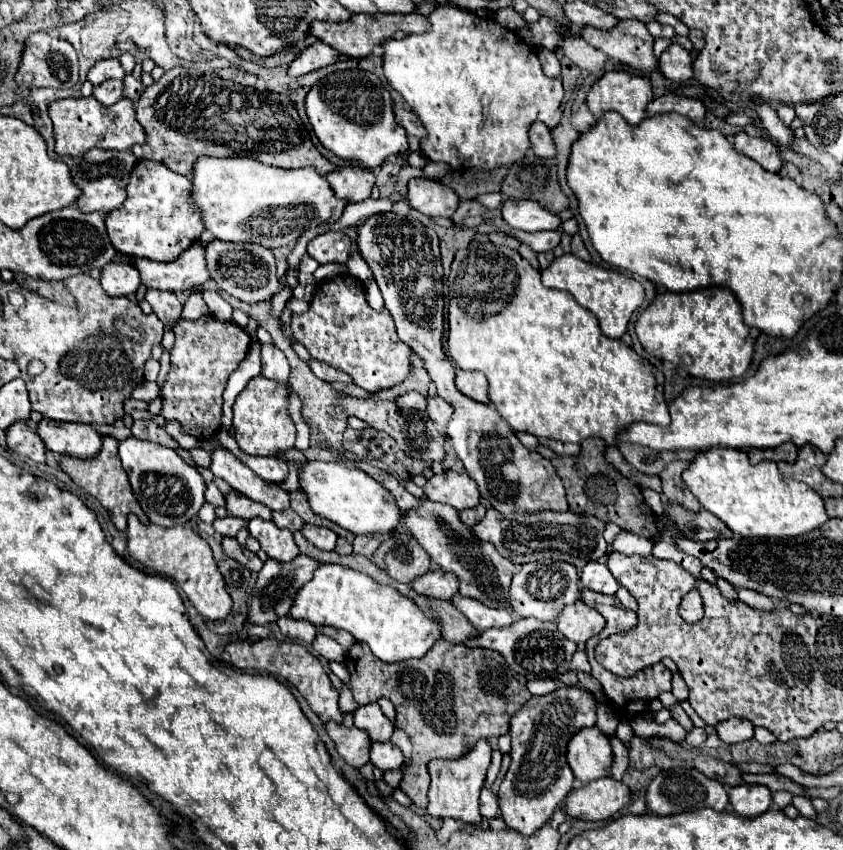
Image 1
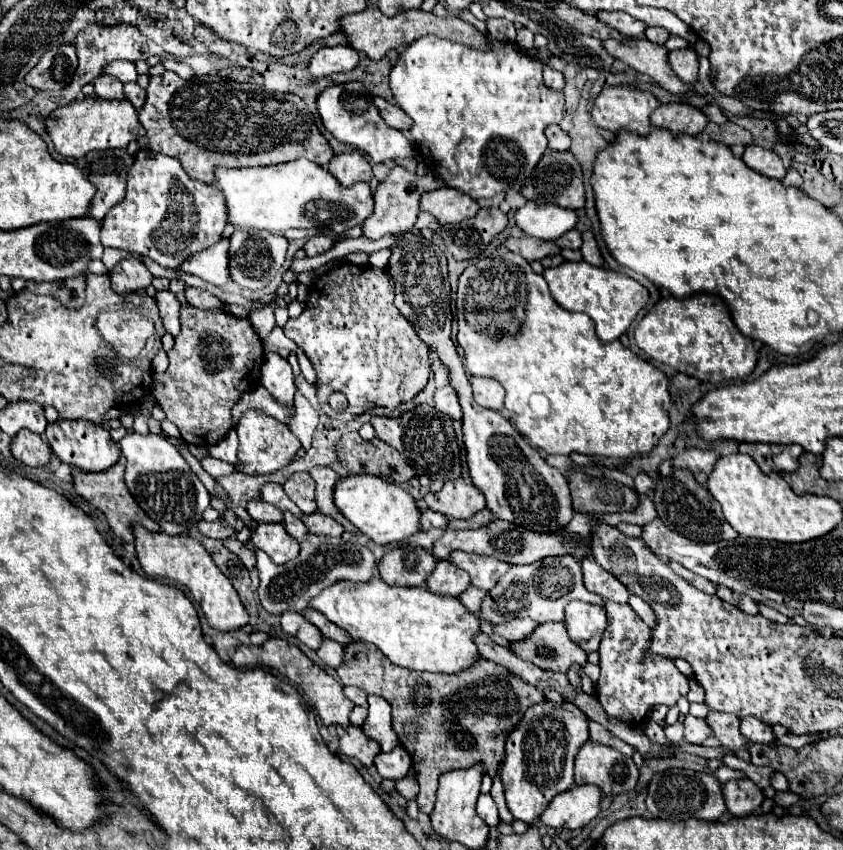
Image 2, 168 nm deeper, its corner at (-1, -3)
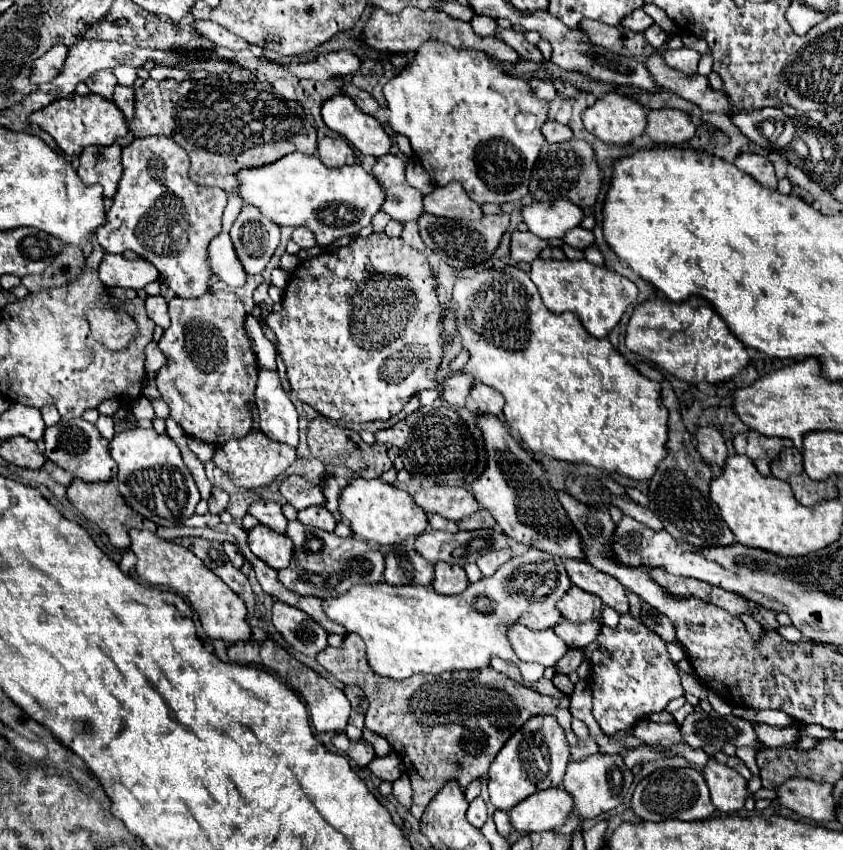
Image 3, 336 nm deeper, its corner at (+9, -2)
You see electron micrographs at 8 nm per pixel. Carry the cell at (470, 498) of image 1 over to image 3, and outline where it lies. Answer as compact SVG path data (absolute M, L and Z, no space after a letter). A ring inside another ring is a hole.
M435 486L419 490L413 494L413 498L427 514L441 514L455 522L479 510L479 502L475 500L475 496L469 490L455 486Z

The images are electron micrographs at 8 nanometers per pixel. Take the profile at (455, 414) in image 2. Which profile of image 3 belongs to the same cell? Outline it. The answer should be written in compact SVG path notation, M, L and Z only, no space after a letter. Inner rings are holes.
M453 374L451 378L445 380L445 390L443 390L443 400L447 400L453 406L465 406L465 400L473 388L475 380L469 374Z

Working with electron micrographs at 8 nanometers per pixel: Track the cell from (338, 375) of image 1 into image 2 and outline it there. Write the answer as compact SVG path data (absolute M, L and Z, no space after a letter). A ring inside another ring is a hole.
M276 326L275 329L267 336L264 342L264 350L277 352L279 349L286 349L288 351L293 352L294 349L297 348L296 343L294 343L291 339L286 337L283 333L283 329L279 326Z

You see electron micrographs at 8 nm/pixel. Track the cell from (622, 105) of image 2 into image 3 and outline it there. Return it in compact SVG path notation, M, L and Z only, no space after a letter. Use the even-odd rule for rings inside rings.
M609 92L583 114L585 128L605 144L629 146L647 126L649 110L627 96Z

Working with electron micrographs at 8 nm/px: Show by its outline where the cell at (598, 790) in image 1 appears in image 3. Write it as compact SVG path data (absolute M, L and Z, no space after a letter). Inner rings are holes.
M549 788L549 790L535 792L533 796L527 796L525 800L521 800L521 804L517 804L517 808L511 808L509 820L515 830L545 832L545 830L555 830L555 828L563 826L567 816L571 814L571 810L573 810L573 800L563 788Z

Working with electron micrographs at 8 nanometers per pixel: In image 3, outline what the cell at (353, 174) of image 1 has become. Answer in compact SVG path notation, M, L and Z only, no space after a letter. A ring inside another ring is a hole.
M321 138L317 150L321 162L329 168L341 168L355 162L355 152L343 138Z

